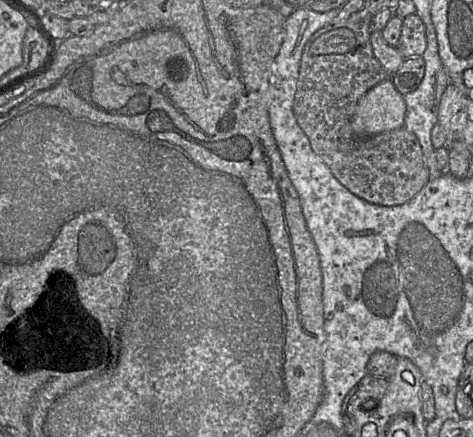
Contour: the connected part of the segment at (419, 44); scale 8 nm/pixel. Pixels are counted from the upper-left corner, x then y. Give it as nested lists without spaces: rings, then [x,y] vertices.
[[[417,14],[403,19],[401,35],[396,46],[404,59],[420,57],[427,47],[426,28]]]

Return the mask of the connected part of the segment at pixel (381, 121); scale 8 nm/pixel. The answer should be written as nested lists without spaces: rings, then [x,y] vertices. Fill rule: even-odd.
[[[387,79],[360,98],[351,126],[358,137],[370,137],[404,127],[405,115],[404,97],[391,79]]]

